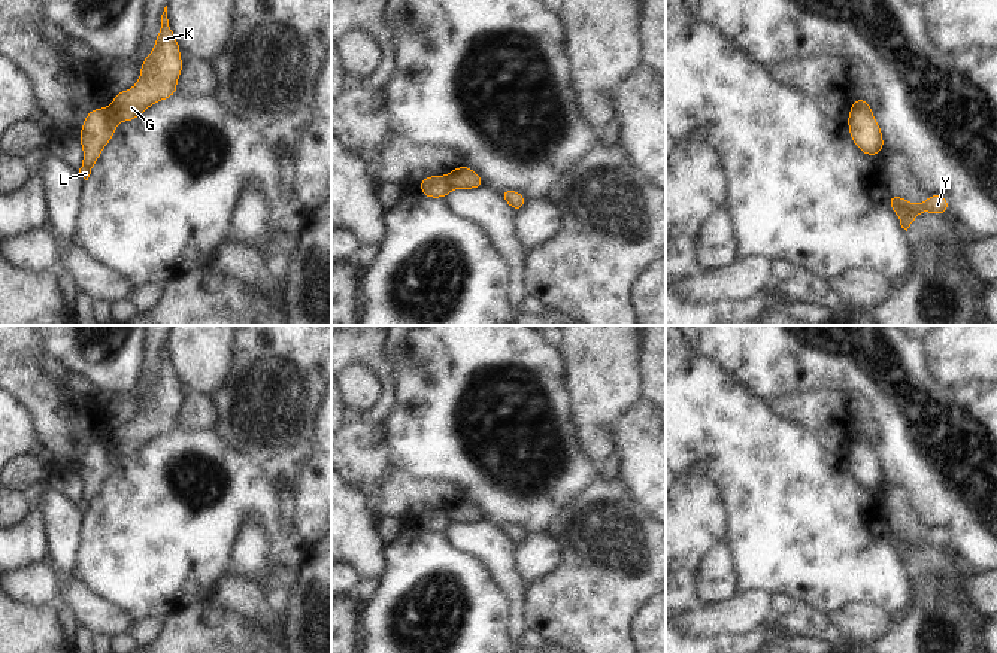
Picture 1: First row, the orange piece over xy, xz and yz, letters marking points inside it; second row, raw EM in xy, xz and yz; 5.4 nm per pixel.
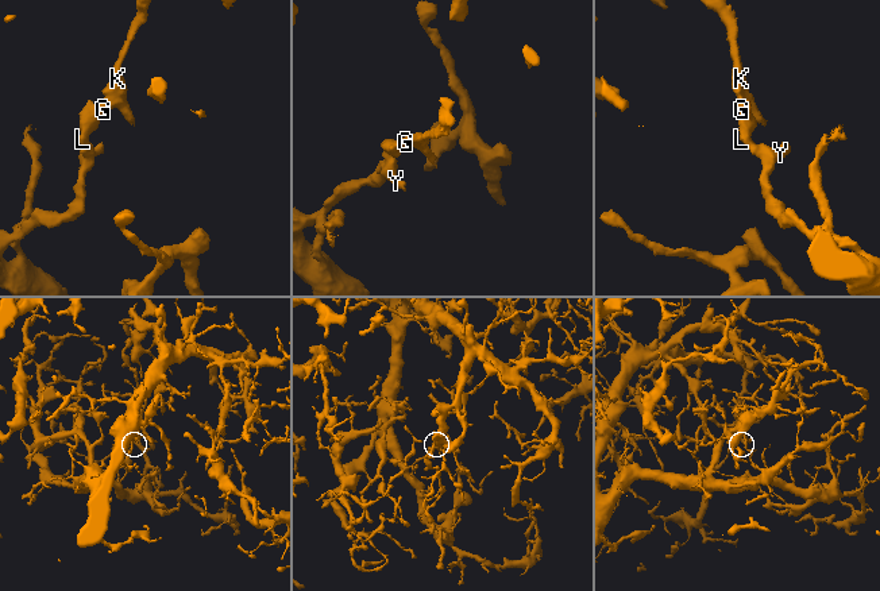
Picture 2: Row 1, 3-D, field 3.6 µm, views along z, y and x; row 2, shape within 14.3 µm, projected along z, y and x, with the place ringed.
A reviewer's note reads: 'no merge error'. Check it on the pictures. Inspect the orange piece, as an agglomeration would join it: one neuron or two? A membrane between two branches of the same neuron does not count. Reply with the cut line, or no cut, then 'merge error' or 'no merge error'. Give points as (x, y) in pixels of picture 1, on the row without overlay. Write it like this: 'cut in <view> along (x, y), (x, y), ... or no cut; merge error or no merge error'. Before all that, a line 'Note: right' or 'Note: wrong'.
Note: wrong
cut in xy along (109, 442), (118, 453); merge error

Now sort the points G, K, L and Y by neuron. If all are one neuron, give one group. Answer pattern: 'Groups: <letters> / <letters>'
Groups: G K / L Y

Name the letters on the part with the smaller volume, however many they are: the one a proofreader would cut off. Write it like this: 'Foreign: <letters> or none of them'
Foreign: G, K

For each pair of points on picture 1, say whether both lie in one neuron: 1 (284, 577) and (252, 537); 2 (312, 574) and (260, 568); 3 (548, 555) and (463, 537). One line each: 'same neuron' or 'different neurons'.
1: same neuron
2: different neurons
3: different neurons

